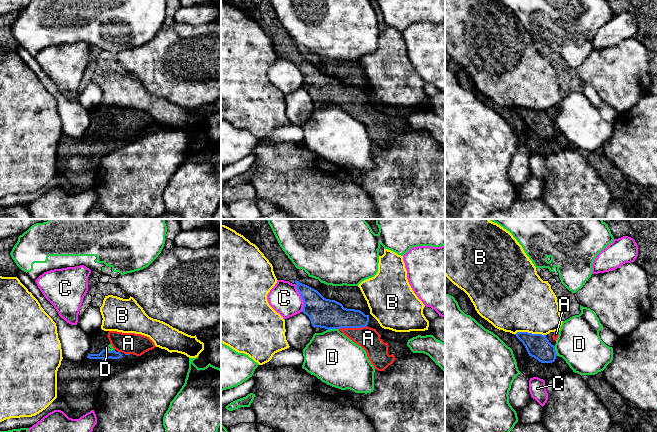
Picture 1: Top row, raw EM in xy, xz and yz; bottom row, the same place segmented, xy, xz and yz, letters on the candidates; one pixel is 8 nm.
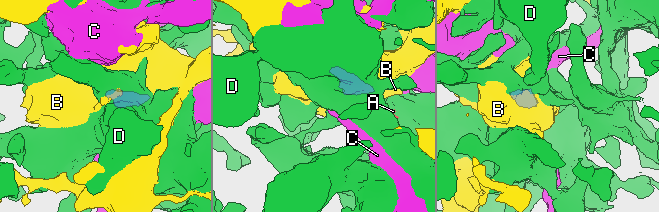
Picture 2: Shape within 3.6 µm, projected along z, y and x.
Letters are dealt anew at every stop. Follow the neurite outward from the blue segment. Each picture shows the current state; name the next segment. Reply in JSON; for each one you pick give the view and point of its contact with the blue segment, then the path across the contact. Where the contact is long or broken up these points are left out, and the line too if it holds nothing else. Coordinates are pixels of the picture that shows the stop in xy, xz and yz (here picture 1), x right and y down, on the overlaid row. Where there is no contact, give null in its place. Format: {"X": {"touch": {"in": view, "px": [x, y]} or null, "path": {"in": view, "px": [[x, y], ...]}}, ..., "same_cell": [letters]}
{"A": {"touch": {"in": "xz", "px": [352, 327]}, "path": {"in": "xz", "px": [[325, 313], [344, 319], [352, 327], [368, 338]]}}, "same_cell": ["A"]}

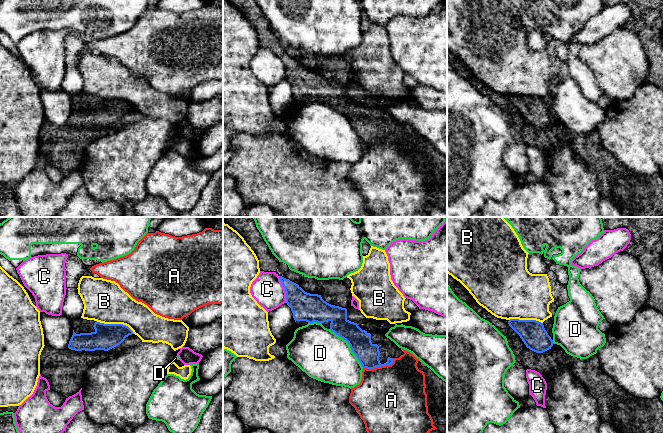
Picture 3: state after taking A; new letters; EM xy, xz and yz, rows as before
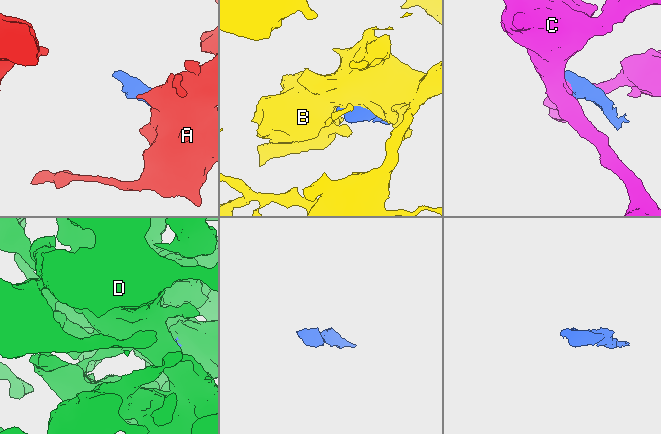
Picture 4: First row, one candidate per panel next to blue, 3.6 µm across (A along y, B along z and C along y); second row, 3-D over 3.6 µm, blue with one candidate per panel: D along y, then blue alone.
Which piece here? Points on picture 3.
{"same_cell": []}

